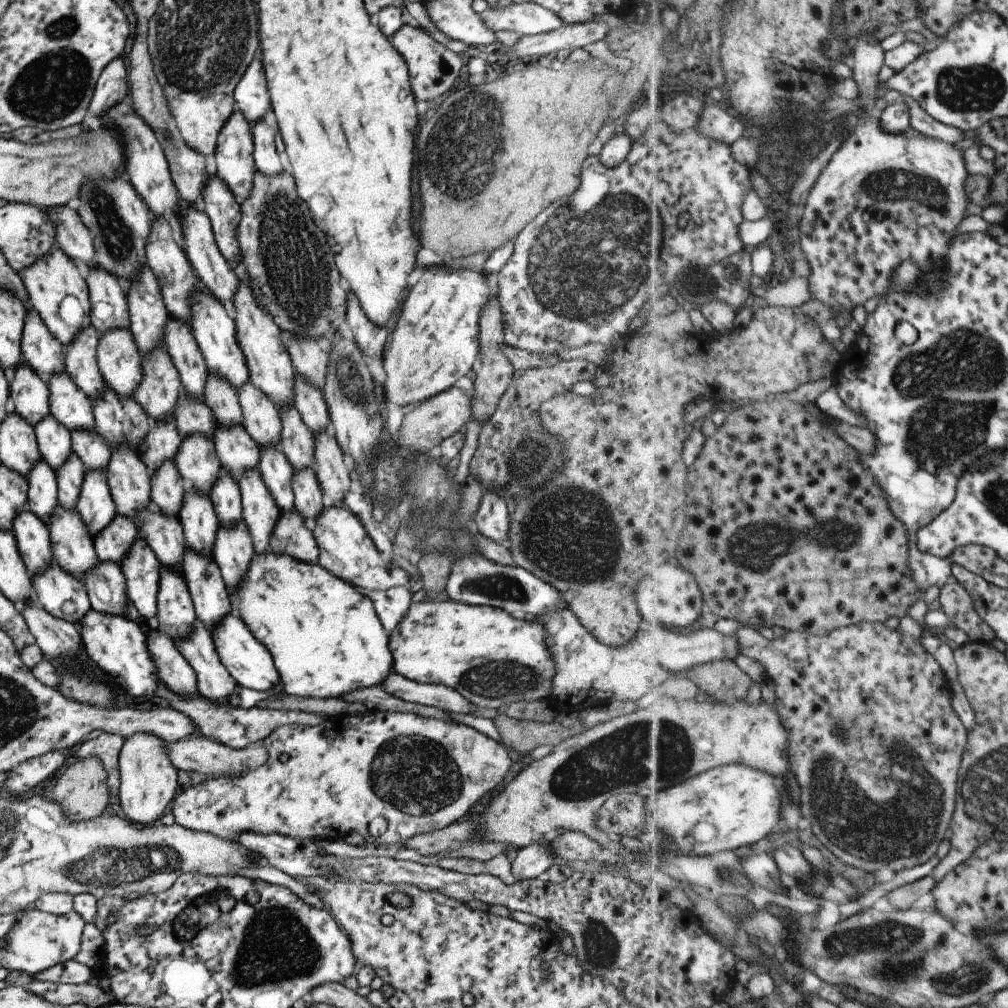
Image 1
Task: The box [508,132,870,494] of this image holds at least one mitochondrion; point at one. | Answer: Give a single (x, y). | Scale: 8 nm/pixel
(588, 260)

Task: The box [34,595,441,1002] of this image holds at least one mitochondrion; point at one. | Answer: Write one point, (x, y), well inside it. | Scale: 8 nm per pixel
(276, 946)

